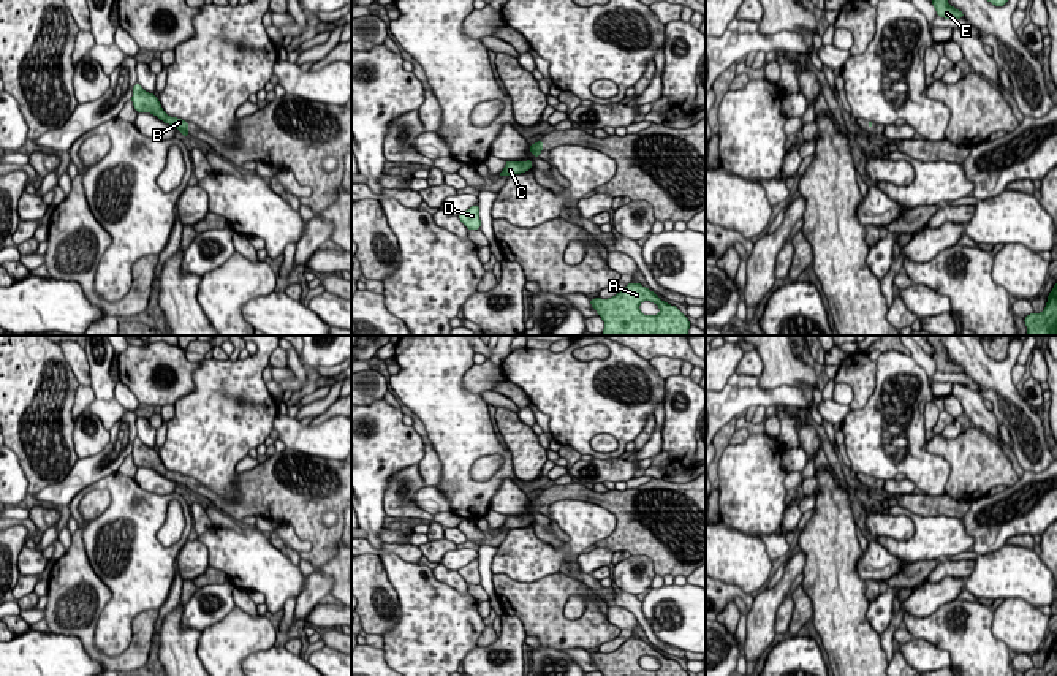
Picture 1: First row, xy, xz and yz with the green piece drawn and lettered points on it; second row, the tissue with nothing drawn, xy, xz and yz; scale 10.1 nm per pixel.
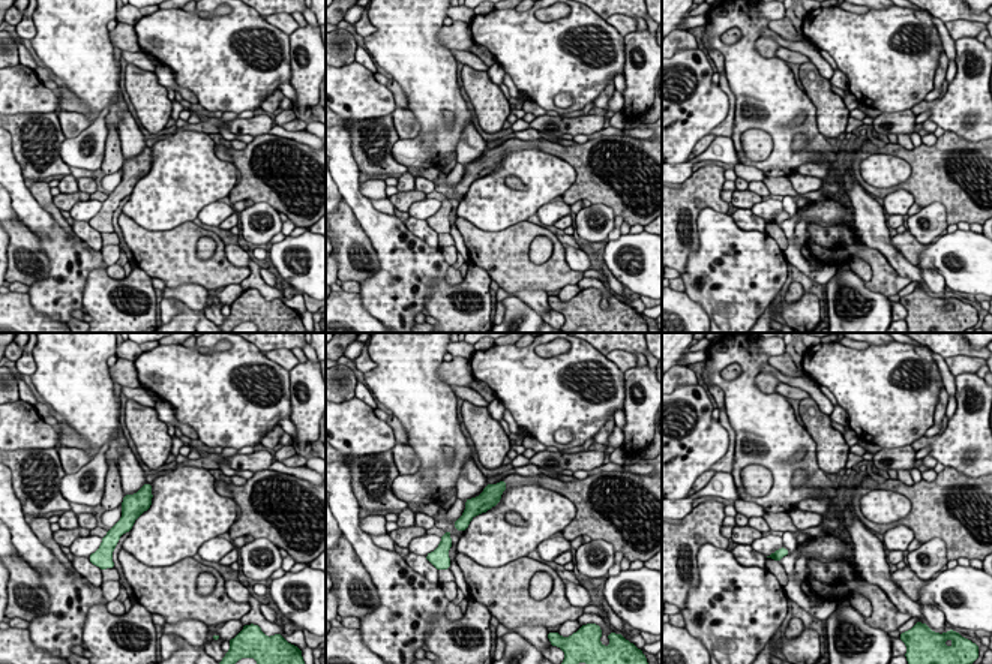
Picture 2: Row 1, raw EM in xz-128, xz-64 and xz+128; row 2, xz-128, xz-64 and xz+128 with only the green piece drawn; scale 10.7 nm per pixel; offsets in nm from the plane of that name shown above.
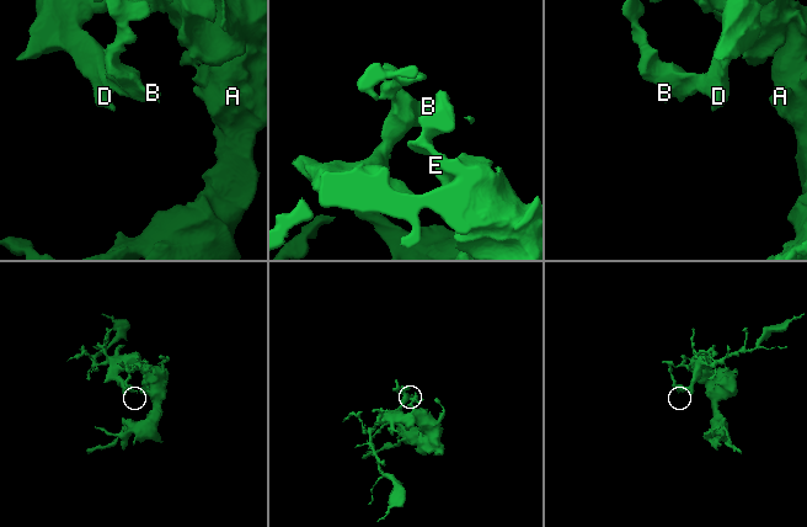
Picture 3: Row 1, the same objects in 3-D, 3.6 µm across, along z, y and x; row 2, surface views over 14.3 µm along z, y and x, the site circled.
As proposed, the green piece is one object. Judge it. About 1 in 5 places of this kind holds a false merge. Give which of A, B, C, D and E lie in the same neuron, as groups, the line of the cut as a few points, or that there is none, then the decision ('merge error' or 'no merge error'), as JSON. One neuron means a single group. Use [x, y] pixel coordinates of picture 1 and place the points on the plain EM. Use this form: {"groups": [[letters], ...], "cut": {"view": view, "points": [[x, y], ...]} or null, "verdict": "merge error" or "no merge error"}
{"groups": [["A", "B", "C", "D", "E"]], "cut": null, "verdict": "no merge error"}

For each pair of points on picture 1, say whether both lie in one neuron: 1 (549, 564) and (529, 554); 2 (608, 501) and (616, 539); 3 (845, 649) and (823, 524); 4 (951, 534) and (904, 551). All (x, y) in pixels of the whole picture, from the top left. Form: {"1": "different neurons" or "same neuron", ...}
{"1": "same neuron", "2": "same neuron", "3": "same neuron", "4": "same neuron"}

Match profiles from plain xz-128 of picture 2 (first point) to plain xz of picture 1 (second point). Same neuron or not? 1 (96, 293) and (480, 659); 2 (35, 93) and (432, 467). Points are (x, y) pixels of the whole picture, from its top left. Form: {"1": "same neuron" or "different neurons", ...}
{"1": "same neuron", "2": "different neurons"}

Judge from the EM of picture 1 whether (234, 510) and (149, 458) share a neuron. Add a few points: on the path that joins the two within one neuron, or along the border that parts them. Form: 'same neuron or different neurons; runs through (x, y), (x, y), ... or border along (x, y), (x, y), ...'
same neuron; runs through (214, 499), (170, 474)

